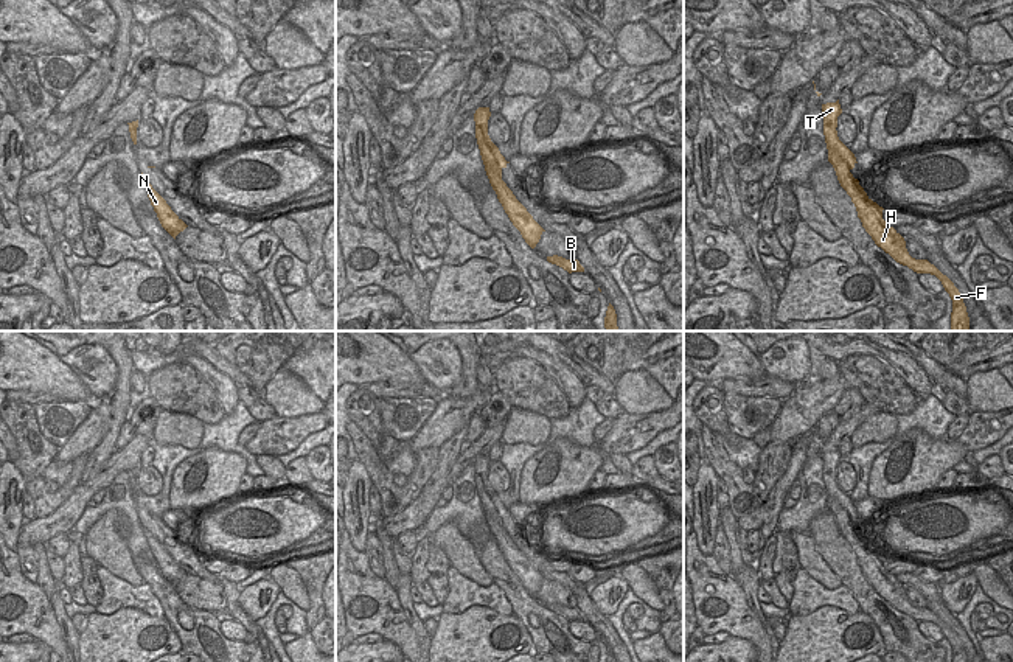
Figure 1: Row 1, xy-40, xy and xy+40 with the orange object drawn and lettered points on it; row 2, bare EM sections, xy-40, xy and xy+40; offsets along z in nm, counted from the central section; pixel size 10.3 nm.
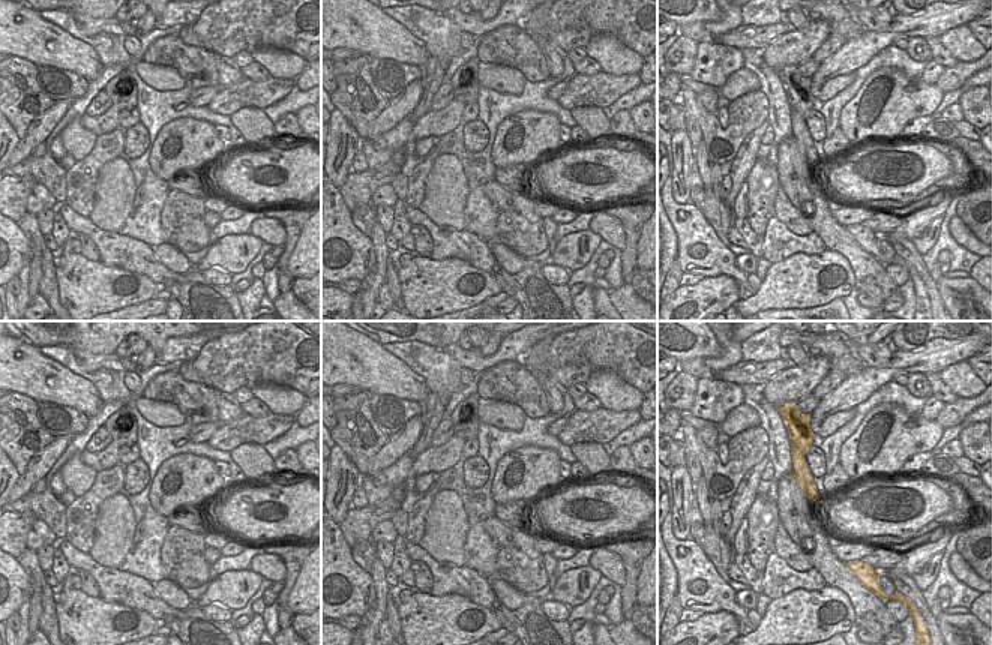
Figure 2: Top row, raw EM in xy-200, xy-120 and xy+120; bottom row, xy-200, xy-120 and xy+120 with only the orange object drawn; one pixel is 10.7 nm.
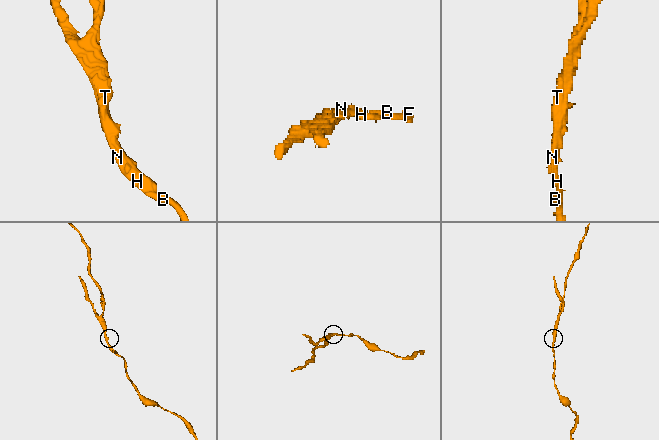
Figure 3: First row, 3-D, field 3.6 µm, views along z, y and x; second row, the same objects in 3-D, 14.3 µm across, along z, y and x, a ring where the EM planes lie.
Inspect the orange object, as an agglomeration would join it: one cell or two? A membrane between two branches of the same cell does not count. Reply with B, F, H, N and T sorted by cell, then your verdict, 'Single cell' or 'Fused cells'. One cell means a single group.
Groups: B F H N / T. Fused cells

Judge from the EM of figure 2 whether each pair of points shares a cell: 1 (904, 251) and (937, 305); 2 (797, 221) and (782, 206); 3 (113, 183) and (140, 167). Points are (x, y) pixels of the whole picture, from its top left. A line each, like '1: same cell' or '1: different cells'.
1: same cell
2: same cell
3: different cells

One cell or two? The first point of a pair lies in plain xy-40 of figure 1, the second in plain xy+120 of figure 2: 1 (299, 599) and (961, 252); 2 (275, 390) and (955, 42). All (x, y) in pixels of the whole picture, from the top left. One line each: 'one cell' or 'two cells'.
1: two cells
2: one cell

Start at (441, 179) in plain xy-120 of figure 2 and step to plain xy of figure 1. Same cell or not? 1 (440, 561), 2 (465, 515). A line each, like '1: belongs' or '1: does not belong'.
1: does not belong
2: does not belong

